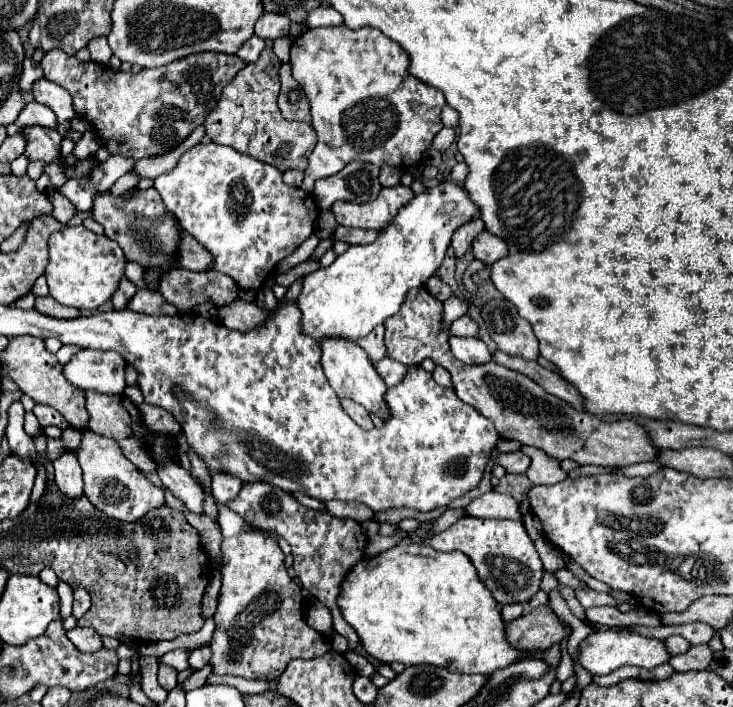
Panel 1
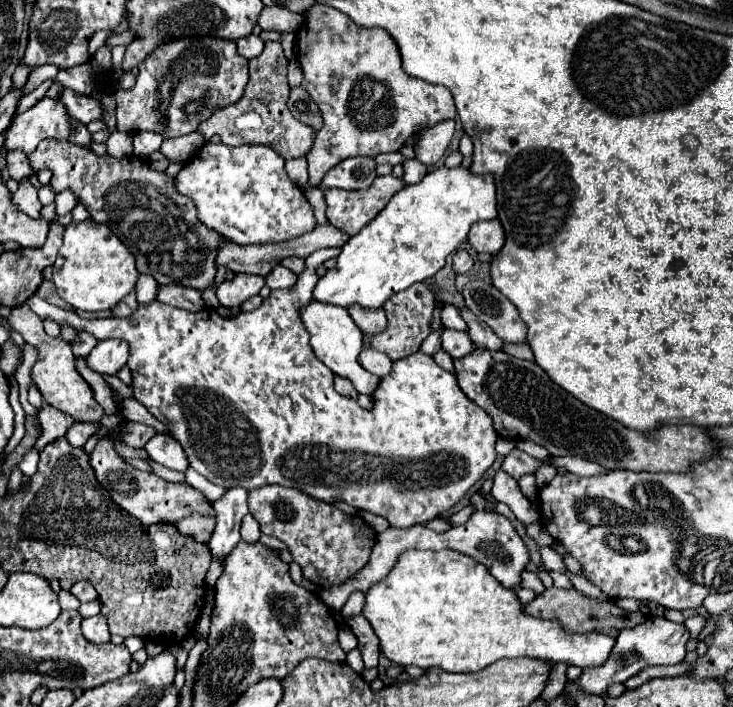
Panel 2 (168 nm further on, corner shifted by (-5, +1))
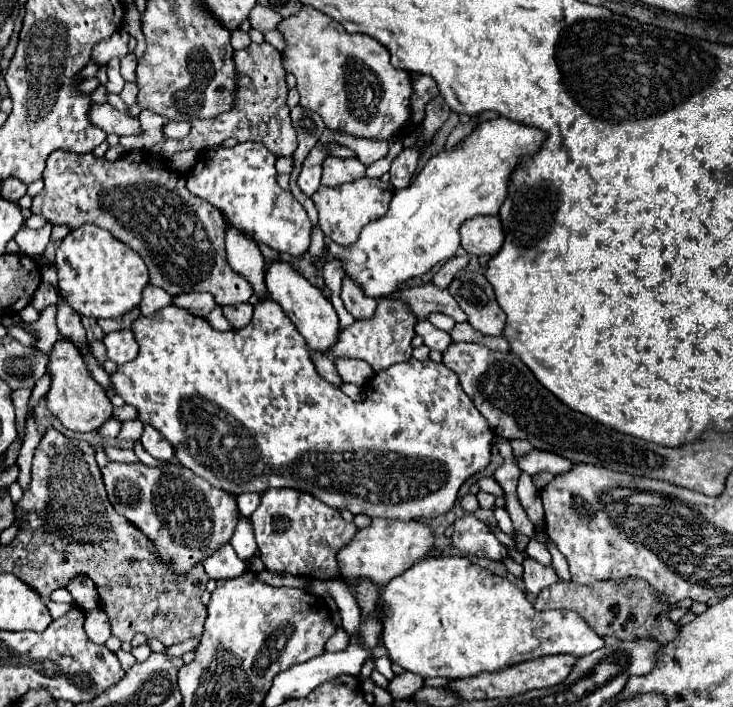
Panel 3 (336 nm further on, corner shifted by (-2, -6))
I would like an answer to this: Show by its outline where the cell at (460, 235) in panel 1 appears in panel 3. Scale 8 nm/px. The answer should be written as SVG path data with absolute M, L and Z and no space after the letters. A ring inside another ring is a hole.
M462 255L462 257L454 257L454 259L446 261L446 263L438 269L438 273L432 277L430 283L436 285L436 287L440 287L440 289L446 289L446 287L452 283L456 271L462 269L462 267L466 267L466 263L468 263L468 257L466 257L466 255Z

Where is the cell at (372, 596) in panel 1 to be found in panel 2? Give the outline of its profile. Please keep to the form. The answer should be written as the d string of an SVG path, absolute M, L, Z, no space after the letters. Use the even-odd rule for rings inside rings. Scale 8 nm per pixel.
M405 550L405 554L397 558L391 574L365 592L365 606L361 612L379 636L379 648L383 656L399 666L413 664L423 670L437 666L447 672L479 672L503 658L535 658L553 664L563 662L579 668L601 666L615 646L613 636L601 632L569 634L563 632L555 620L541 620L523 614L515 590L505 590L483 564L455 550Z

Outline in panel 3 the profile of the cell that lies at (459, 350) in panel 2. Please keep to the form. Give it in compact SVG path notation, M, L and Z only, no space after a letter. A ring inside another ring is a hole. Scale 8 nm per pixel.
M428 319L418 321L414 327L416 327L416 329L414 329L416 335L420 335L420 337L424 339L424 345L428 345L430 349L436 349L436 351L440 351L440 353L444 353L446 347L450 345L450 341L452 341L446 331L436 329Z

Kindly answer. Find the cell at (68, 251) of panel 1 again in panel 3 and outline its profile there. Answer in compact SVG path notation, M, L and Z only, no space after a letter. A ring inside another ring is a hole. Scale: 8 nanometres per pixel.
M90 223L70 231L60 243L56 251L56 267L64 301L80 315L94 319L122 317L126 311L138 307L142 289L150 285L150 275L142 257L106 229Z

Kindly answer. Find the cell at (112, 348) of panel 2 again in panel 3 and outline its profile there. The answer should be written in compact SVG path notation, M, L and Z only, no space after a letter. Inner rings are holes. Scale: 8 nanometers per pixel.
M130 329L108 333L102 341L106 345L108 359L116 361L118 365L124 365L126 361L130 361L138 355L138 343L136 343L134 333Z

